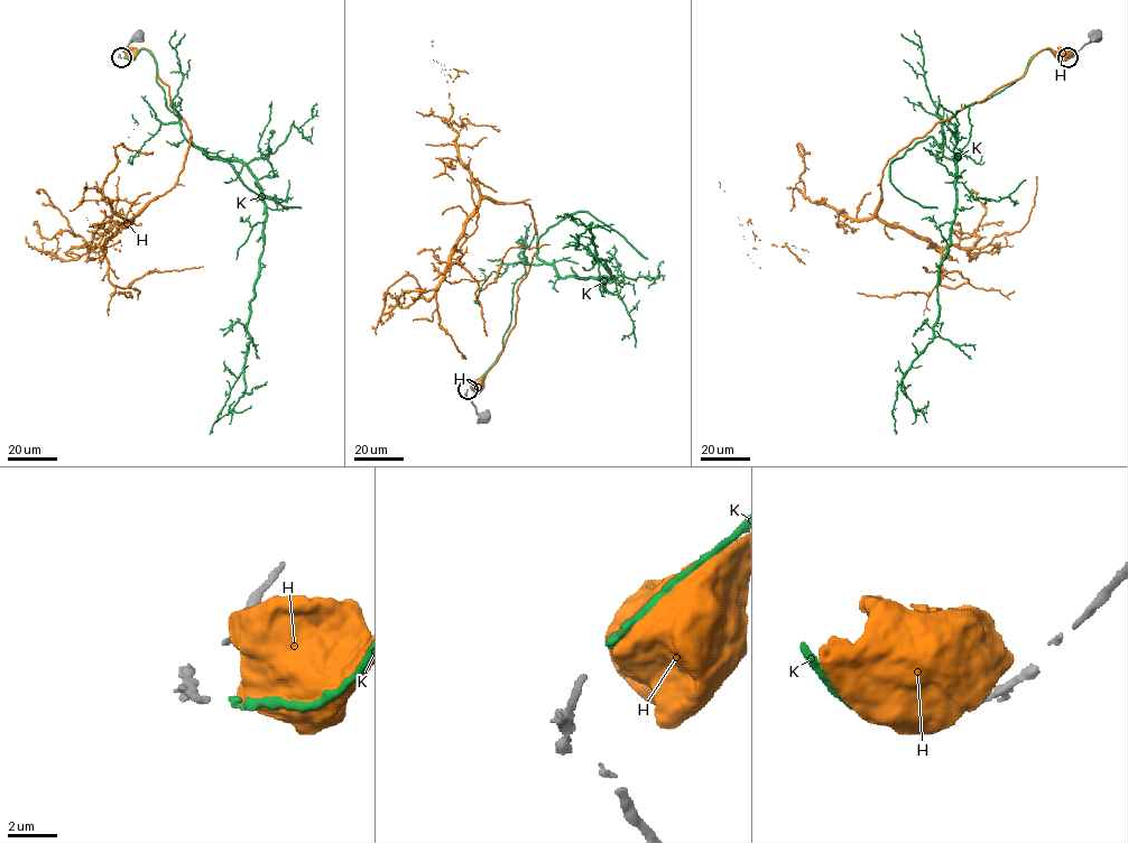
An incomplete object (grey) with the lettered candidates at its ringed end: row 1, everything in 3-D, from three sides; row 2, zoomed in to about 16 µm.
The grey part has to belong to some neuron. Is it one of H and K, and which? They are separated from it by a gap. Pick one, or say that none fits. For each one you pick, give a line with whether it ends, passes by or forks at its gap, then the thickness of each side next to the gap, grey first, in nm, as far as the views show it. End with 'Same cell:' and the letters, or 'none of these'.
K: it ends there; 280 nm thick on the grey side, 240 nm on the other
Same cell: K

